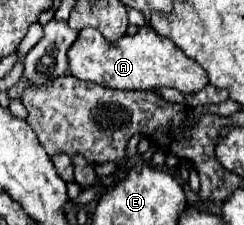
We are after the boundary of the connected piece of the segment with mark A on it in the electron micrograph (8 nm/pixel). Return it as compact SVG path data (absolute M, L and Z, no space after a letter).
M143 26L135 36L123 36L115 42L105 40L97 28L85 28L69 48L67 62L71 76L117 90L155 90L169 86L183 94L195 94L209 84L205 70L187 58L169 38L153 32L151 26Z

